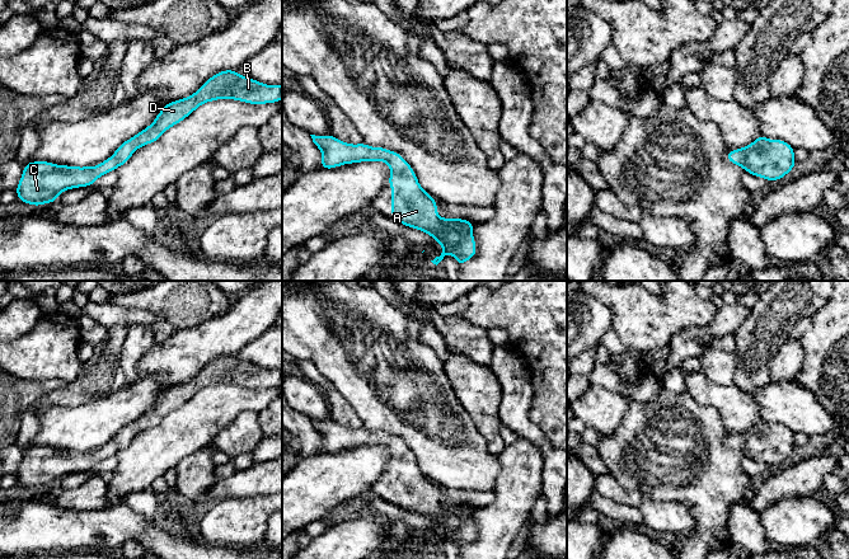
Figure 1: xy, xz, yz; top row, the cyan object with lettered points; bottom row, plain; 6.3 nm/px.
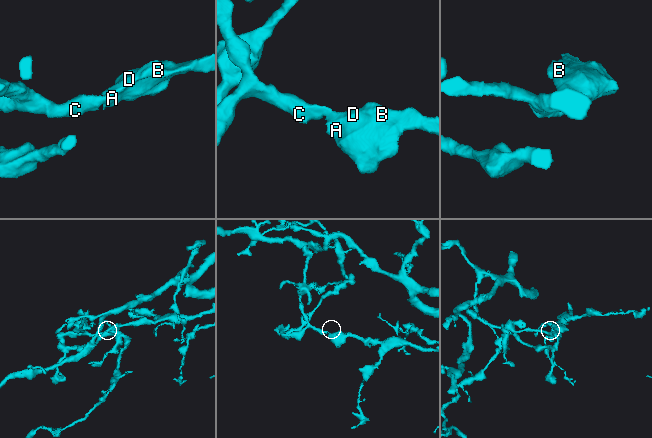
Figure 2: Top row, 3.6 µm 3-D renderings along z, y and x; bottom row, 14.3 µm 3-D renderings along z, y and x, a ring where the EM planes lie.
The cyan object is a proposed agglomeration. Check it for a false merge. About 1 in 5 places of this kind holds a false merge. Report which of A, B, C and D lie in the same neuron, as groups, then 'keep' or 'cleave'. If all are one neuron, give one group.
A B C D; keep

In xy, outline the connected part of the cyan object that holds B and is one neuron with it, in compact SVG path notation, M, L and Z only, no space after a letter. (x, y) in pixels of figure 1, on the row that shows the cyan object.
M235 70L220 71L192 95L169 102L149 127L122 142L111 158L97 166L79 168L50 161L27 163L14 189L18 199L38 207L43 203L55 203L64 191L93 185L103 174L125 165L139 147L159 140L166 130L182 122L201 104L217 99L234 99L249 104L277 103L282 99L282 85L262 84Z

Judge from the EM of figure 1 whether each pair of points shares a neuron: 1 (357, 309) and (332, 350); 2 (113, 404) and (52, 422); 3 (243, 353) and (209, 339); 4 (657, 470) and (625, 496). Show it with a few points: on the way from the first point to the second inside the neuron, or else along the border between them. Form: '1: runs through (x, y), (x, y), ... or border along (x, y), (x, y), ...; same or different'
1: runs through (356, 319), (338, 339); same
2: runs through (98, 419), (95, 422), (67, 422); same
3: border along (263, 333), (248, 342), (235, 355); different
4: border along (608, 473), (625, 489), (638, 489), (645, 494); different

